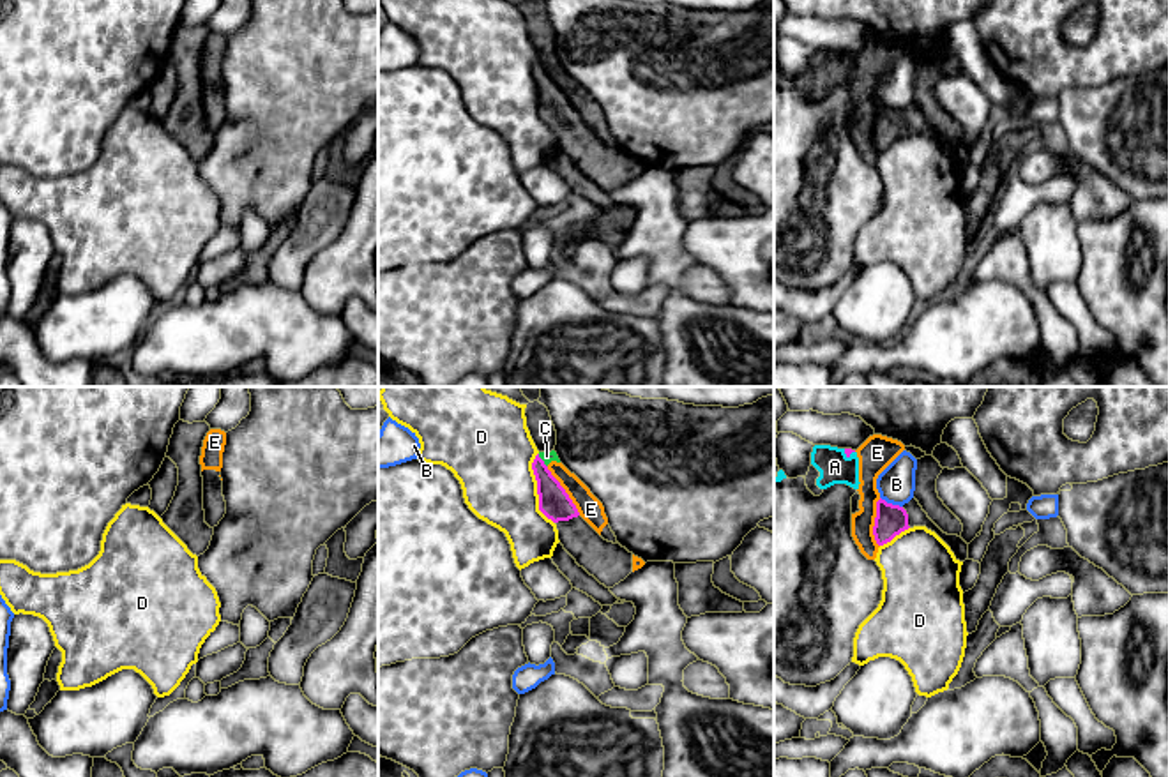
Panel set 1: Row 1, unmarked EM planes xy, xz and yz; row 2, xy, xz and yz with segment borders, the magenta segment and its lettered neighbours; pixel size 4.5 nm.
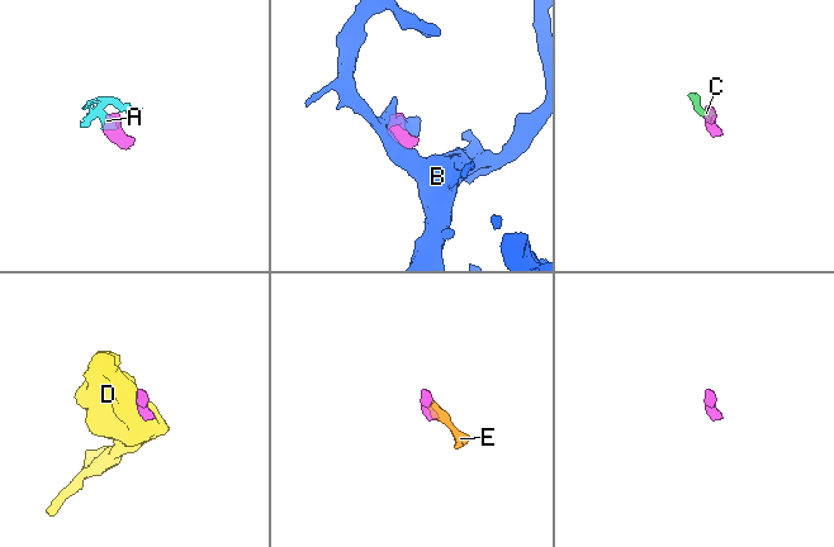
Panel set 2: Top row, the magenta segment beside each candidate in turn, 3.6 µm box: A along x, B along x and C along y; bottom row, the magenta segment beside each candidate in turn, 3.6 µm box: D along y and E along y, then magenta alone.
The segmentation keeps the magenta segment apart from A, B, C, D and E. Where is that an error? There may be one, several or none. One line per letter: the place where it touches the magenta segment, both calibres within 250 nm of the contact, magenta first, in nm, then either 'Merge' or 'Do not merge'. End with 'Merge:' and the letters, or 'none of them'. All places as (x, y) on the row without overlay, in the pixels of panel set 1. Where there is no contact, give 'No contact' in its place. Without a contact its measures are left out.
A: Touches magenta at yz (849, 59). Thickness 30 nm (magenta) against 150 nm. Do not merge
B: Touches magenta at yz (891, 108). Thickness 140 nm (magenta) against 170 nm. Do not merge
C: Touches magenta at xz (543, 66). Thickness 140 nm (magenta) against 50 nm. Do not merge
D: Touches magenta at xz (538, 92). Thickness 140 nm (magenta) against 360 nm. Do not merge
E: Touches magenta at xz (564, 96). Thickness 140 nm (magenta) against 110 nm. Do not merge
Merge: none of them

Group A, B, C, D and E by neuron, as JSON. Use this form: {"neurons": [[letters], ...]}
{"neurons": [["A", "C", "E"], ["B"], ["D"]]}

